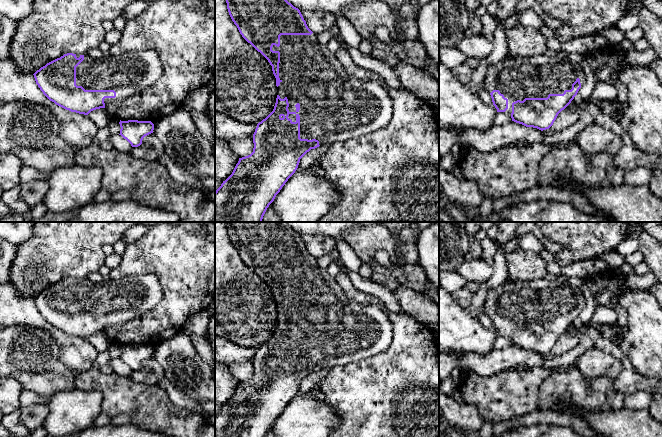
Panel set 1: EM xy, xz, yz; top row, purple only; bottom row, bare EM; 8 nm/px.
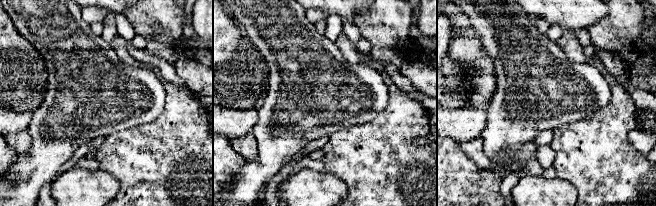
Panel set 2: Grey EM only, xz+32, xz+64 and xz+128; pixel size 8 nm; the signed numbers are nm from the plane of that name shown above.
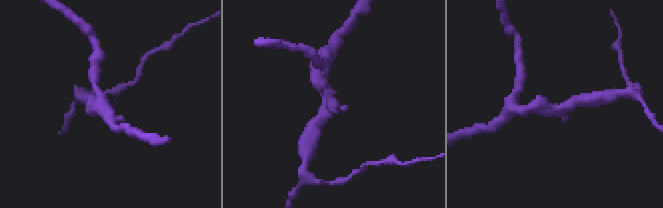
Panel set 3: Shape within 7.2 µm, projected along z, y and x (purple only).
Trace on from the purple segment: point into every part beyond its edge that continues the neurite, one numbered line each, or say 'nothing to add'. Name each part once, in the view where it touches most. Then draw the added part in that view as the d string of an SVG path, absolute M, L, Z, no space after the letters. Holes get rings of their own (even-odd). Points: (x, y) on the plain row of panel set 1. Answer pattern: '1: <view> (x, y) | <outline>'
1: xz (334, 330) | M317 258L311 259L281 259L280 270L273 269L273 275L280 276L279 302L277 319L281 323L288 323L290 336L288 342L296 346L296 339L300 340L300 362L316 363L319 369L332 368L336 365L353 363L372 357L383 352L391 343L393 327L385 312L376 305L363 305L356 300L349 299L342 291L335 277L327 269L317 263Z

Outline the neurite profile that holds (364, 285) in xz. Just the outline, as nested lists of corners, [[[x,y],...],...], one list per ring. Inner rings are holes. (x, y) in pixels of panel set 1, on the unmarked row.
[[[340,262],[339,265],[340,270],[345,272],[350,277],[352,284],[359,291],[377,297],[391,312],[404,313],[399,302],[394,298],[392,292],[387,287],[361,277],[358,272],[350,271],[342,262]]]

